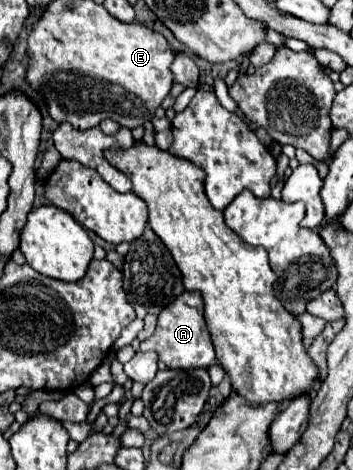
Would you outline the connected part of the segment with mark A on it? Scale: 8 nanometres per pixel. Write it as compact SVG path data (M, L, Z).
M185 291L173 303L163 307L163 311L157 317L155 333L149 339L141 341L139 349L155 351L159 359L171 369L197 369L197 367L215 365L217 355L203 317L203 295L195 291Z

